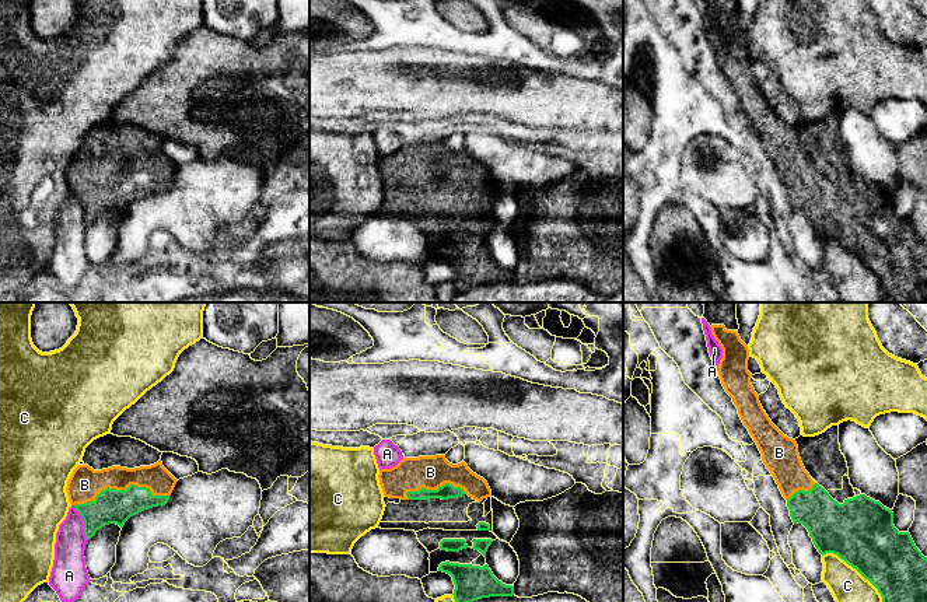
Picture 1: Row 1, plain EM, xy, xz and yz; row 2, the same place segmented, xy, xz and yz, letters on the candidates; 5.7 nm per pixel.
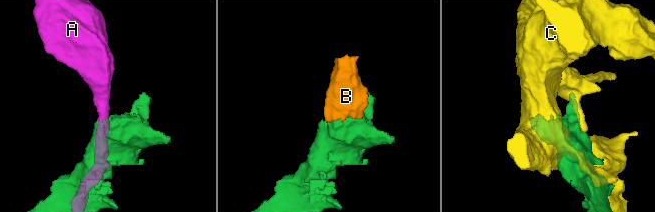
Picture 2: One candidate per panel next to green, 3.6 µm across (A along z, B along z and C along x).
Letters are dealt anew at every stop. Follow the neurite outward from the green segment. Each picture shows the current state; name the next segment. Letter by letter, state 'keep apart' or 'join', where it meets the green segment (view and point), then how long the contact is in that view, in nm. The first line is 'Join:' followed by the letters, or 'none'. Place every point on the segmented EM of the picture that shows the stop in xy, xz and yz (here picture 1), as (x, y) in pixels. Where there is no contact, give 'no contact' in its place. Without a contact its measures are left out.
Join: B
A: keep apart; contact xy (84, 522); length 220 nm
B: join; contact xy (121, 490); length 550 nm
C: keep apart; contact yz (856, 569); length 440 nm

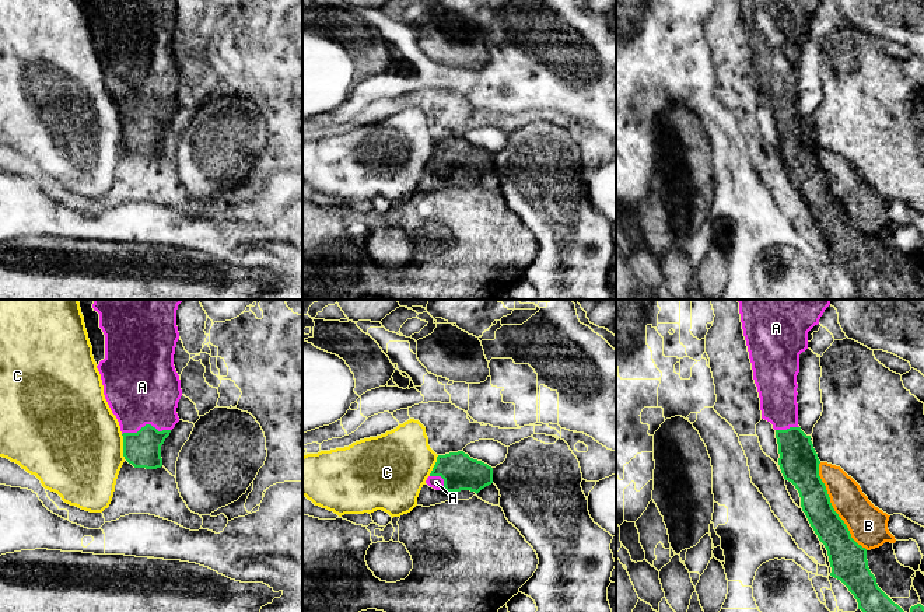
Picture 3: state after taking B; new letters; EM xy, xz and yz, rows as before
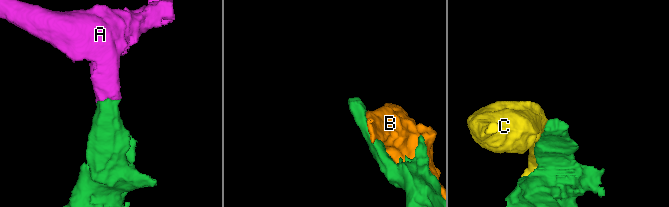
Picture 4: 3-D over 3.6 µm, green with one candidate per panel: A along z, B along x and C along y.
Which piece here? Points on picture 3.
Join: A
A: join; contact xy (146, 425); length 280 nm
B: keep apart; contact yz (832, 507); length 550 nm
C: keep apart; contact xy (123, 447); length 150 nm

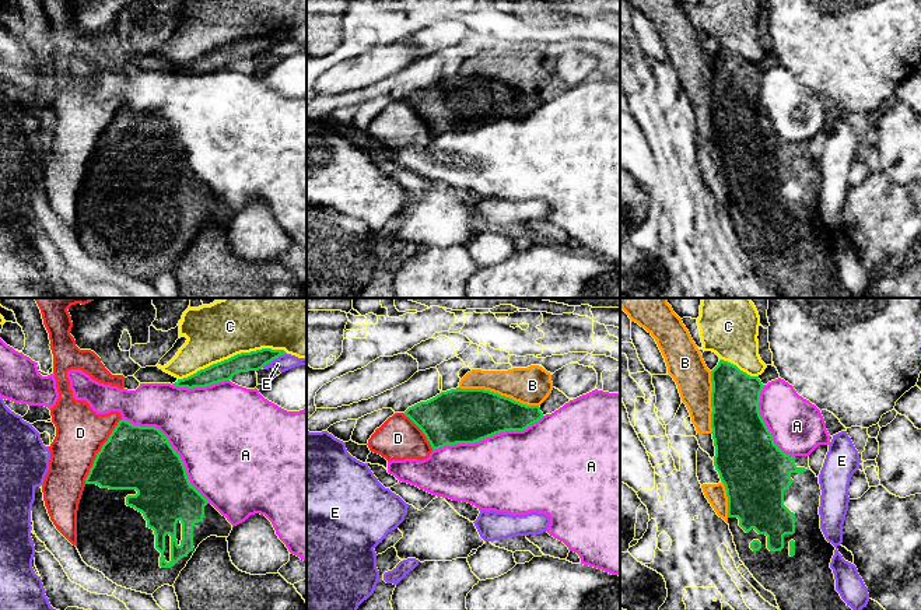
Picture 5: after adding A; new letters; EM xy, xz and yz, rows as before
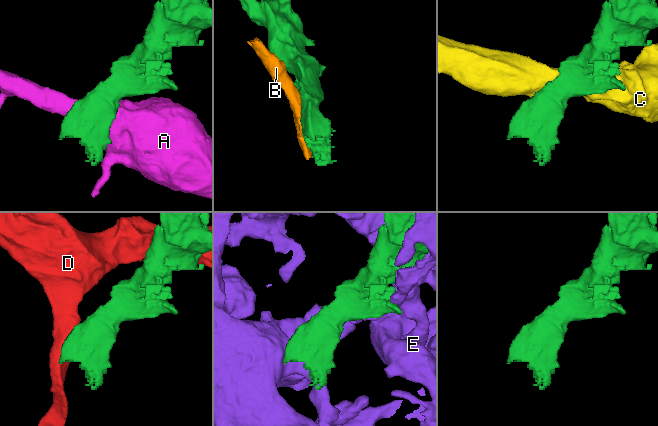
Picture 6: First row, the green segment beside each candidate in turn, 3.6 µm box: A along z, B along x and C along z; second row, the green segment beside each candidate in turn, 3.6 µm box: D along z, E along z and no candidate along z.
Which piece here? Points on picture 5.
Join: none
A: keep apart; contact xy (172, 448); length 700 nm
B: keep apart; contact xz (497, 393); length 460 nm
C: keep apart; contact xy (234, 356); length 650 nm
D: keep apart; contact xy (100, 451); length 440 nm
E: keep apart; contact xy (273, 358); length 170 nm

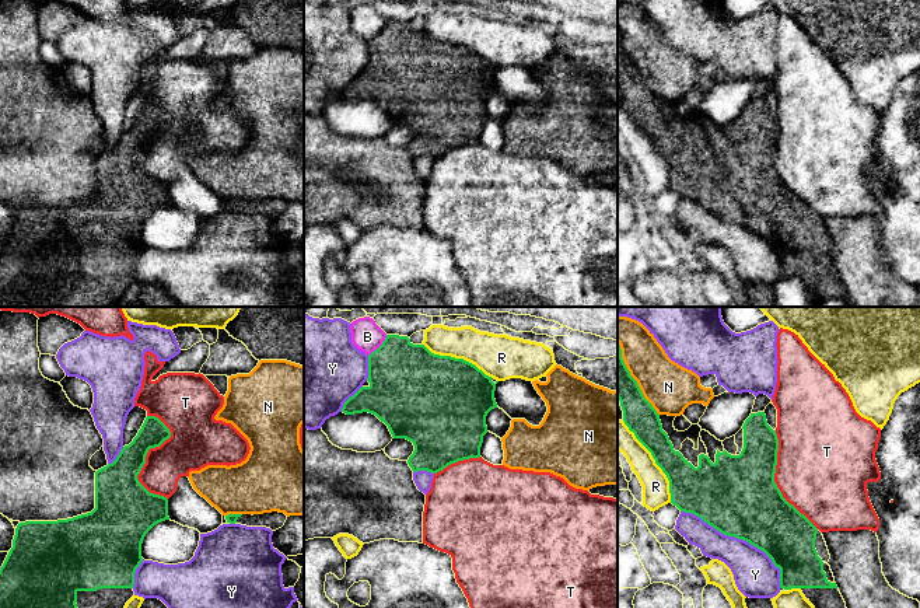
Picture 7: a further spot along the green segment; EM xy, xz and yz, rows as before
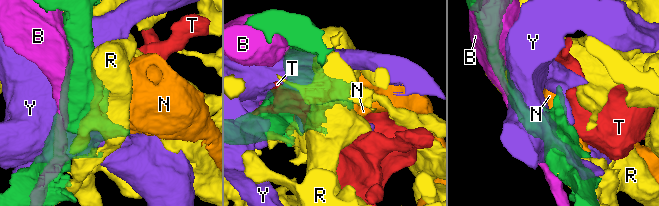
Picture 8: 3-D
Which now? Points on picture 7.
Join: none
B: keep apart; contact xz (380, 346); length 170 nm
N: keep apart; contact yz (633, 378); length 500 nm
R: keep apart; contact yz (656, 461); length 550 nm
T: keep apart; contact xy (146, 454); length 500 nm
Y: keep apart; contact yz (740, 538); length 750 nm

